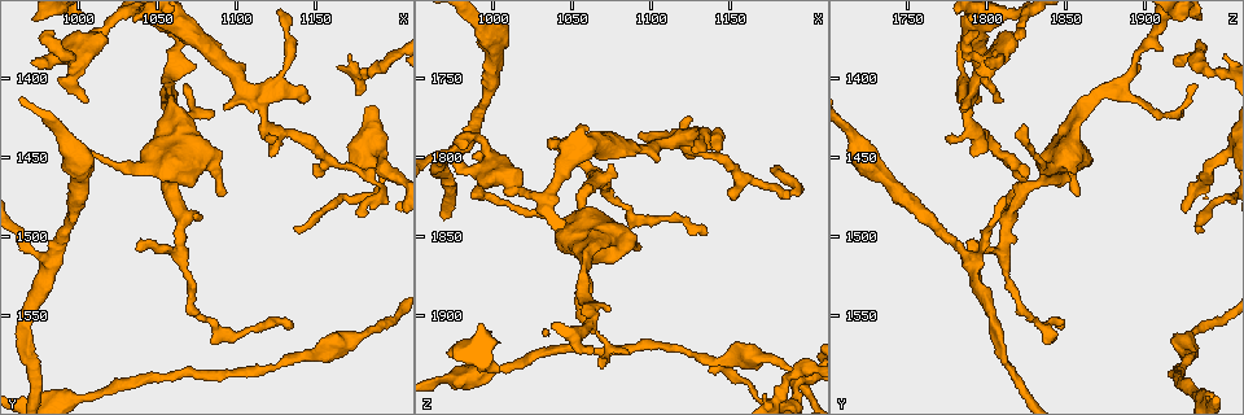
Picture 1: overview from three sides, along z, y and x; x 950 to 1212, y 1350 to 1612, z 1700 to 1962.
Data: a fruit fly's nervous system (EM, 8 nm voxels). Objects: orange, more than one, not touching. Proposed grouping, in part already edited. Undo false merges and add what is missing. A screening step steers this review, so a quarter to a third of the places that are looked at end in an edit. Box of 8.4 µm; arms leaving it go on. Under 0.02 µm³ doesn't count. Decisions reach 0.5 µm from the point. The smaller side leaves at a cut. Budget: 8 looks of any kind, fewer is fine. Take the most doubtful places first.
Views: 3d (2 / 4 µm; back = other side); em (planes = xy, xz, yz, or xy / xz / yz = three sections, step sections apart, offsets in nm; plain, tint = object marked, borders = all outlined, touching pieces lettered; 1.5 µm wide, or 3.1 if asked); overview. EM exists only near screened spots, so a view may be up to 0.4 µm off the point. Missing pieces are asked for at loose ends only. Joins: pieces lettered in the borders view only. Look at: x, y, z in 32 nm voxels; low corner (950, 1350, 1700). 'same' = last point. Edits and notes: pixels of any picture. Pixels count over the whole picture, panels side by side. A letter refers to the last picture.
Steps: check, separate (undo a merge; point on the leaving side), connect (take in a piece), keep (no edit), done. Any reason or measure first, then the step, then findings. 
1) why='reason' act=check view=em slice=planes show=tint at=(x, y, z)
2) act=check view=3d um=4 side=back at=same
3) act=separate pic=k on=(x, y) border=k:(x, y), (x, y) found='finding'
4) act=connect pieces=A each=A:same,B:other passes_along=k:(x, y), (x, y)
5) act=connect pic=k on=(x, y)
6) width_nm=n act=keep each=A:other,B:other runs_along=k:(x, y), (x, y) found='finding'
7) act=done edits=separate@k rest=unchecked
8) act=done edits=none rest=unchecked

why='thin end' act=check view=3d um=4 at=(1180, 1486, 1806)

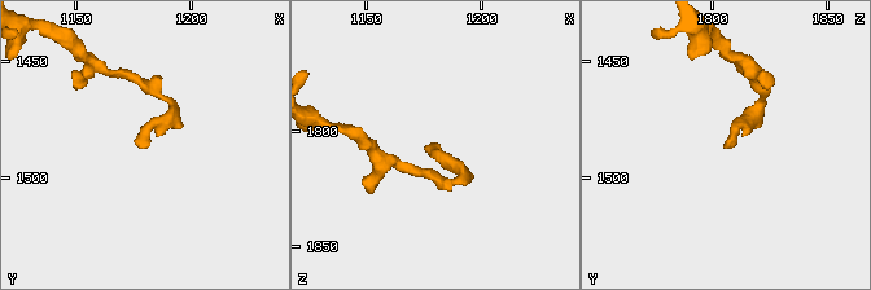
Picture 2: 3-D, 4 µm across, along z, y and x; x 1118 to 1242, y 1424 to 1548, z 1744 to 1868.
why='need the tissue' act=check view=em slice=planes show=borders at=(1181, 1488, 1807)

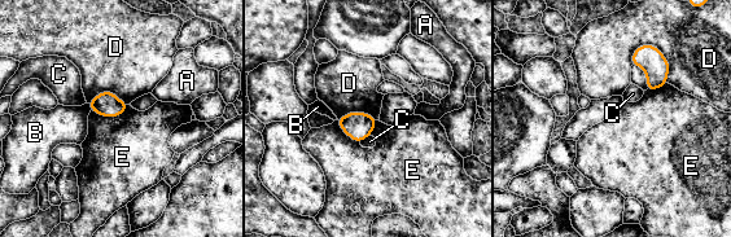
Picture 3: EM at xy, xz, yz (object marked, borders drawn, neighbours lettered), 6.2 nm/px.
width_nm=160 act=keep each=A:other,B:other,C:other,D:other,E:other border=3:(128, 105), (116, 117), (91, 109) found='no lettered piece goes on from it'

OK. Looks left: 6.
why='free end' act=check view=3d um=2 at=(972, 1392, 1798)

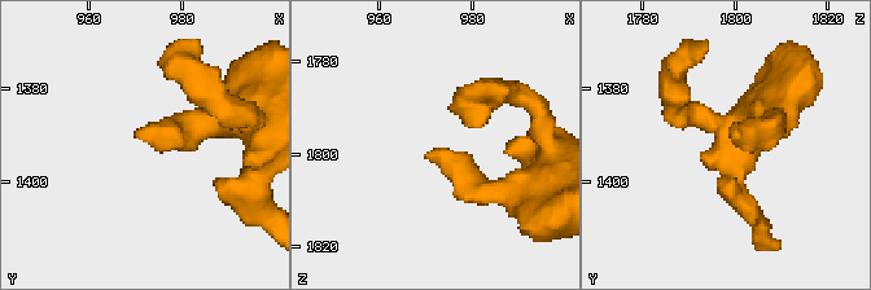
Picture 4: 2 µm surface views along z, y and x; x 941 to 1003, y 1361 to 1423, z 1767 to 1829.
why='now the EM' act=check view=em slice=planes show=borders at=(970, 1389, 1800)

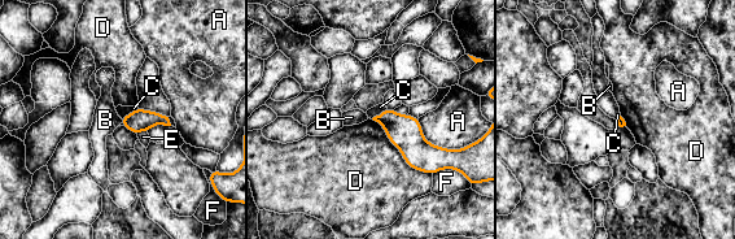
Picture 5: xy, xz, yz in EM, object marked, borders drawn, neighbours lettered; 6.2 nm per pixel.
act=keep each=A:other,B:other,C:other,D:other,E:other,F:other border=5:(372, 118), (410, 166), (432, 176) found='no lettered piece goes on from it'

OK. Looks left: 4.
why='branch stops here' act=check view=3d um=2 at=(1092, 1472, 1858)

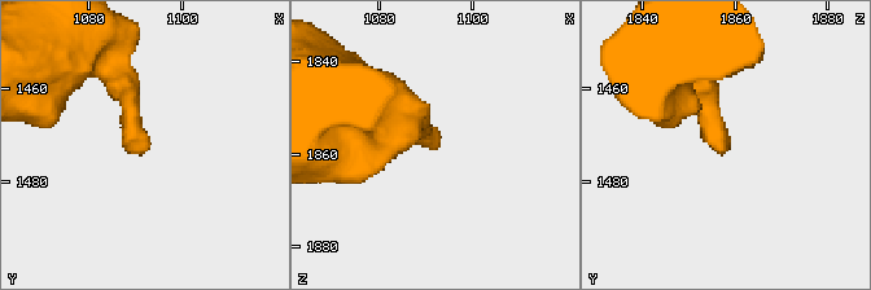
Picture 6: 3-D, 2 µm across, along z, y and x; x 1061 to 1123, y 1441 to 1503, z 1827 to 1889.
act=check view=em slice=xy step=4 show=borders at=(1092, 1474, 1859)

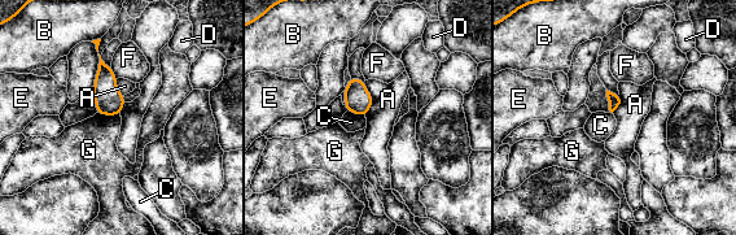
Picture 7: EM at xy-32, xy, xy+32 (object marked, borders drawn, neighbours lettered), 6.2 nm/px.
act=keep each=A:other,B:other,C:other,D:other,E:other,F:other,G:other border=7:(364, 81), (372, 98), (366, 117) found='no lettered piece goes on from it'

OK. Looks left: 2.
act=done edits=none rest=unchecked

